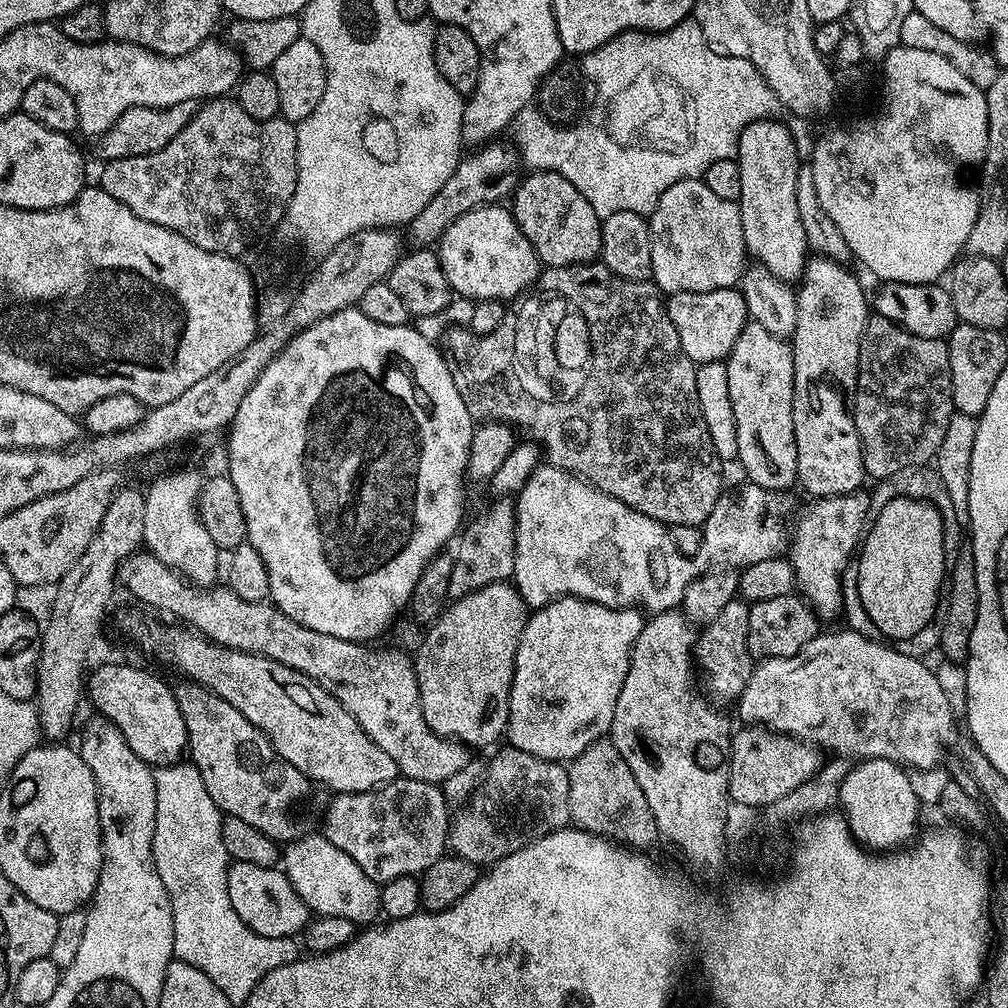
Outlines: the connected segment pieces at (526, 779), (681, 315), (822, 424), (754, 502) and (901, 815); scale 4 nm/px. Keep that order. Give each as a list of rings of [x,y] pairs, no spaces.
[[[504,746],[492,761],[487,761],[486,775],[461,808],[464,809],[457,816],[455,813],[450,820],[448,842],[451,851],[477,866],[494,865],[502,858],[514,854],[514,850],[522,850],[524,844],[533,844],[538,838],[557,832],[571,821],[567,767],[563,763],[543,760],[534,754],[526,754],[517,748]]]
[[[739,287],[705,292],[674,292],[667,297],[666,305],[670,322],[678,330],[678,342],[692,359],[693,364],[705,364],[711,360],[727,361],[750,317],[744,296]]]
[[[813,255],[808,263],[804,266],[804,275],[798,281],[796,288],[796,301],[798,302],[798,326],[794,326],[794,334],[790,337],[792,345],[792,357],[794,358],[794,398],[792,405],[794,406],[794,442],[798,450],[798,470],[796,471],[796,479],[799,487],[804,487],[809,492],[809,497],[819,498],[821,496],[844,496],[847,492],[857,491],[861,487],[860,484],[866,480],[864,470],[864,459],[862,458],[862,446],[858,438],[858,430],[854,426],[854,418],[852,417],[852,401],[856,394],[856,375],[858,374],[858,362],[860,361],[860,343],[862,342],[862,334],[864,327],[870,315],[870,300],[864,296],[864,288],[860,285],[860,280],[851,272],[851,267],[834,262],[825,256]]]
[[[751,482],[736,494],[722,494],[710,510],[704,525],[705,545],[692,556],[696,577],[711,571],[746,569],[756,562],[779,557],[788,546],[784,518],[788,512],[788,494],[768,491]]]
[[[861,760],[853,763],[852,769],[840,786],[838,808],[852,832],[852,837],[865,848],[881,853],[899,849],[917,835],[916,823],[920,820],[922,803],[914,794],[909,773],[901,765],[889,760]]]

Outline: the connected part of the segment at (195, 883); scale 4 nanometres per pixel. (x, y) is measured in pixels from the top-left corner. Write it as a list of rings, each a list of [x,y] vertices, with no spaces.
[[[177,762],[175,764],[159,765],[153,771],[152,777],[154,778],[154,790],[156,791],[156,817],[154,818],[154,846],[152,849],[154,850],[154,866],[158,870],[158,878],[162,878],[162,882],[166,886],[168,897],[170,898],[170,906],[172,907],[172,917],[174,918],[174,950],[172,955],[175,959],[202,970],[202,974],[206,974],[206,978],[210,978],[210,982],[214,982],[214,986],[218,986],[218,990],[222,990],[222,994],[226,994],[226,998],[233,1006],[243,1006],[246,998],[250,998],[250,994],[254,994],[254,986],[258,986],[258,982],[262,982],[262,978],[266,978],[266,974],[270,974],[270,970],[278,970],[278,966],[286,966],[290,962],[301,959],[301,945],[290,936],[266,938],[262,934],[250,930],[250,926],[246,926],[246,922],[242,922],[242,918],[238,918],[228,893],[230,857],[226,846],[222,846],[222,822],[224,821],[224,816],[214,802],[214,798],[210,798],[210,793],[206,791],[206,782],[202,782],[202,774],[198,774],[198,770],[190,762]]]

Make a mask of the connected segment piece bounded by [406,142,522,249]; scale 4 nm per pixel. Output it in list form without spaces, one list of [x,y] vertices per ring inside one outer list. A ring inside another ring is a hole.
[[[489,142],[481,144],[475,150],[463,157],[457,163],[454,174],[446,178],[446,186],[422,206],[422,210],[406,226],[406,240],[408,240],[413,249],[432,248],[439,245],[442,234],[462,214],[466,214],[475,208],[483,208],[489,204],[494,204],[511,197],[518,181],[521,179],[522,156],[519,151],[516,152],[508,144],[498,144],[500,142]],[[408,232],[408,236],[407,236]]]

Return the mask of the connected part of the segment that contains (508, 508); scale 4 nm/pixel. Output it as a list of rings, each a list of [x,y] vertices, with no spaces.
[[[496,498],[491,502],[493,504],[485,512],[467,521],[459,537],[460,545],[454,549],[453,573],[449,578],[449,597],[459,598],[474,590],[482,590],[482,586],[512,580],[516,553],[516,505],[508,498]]]

